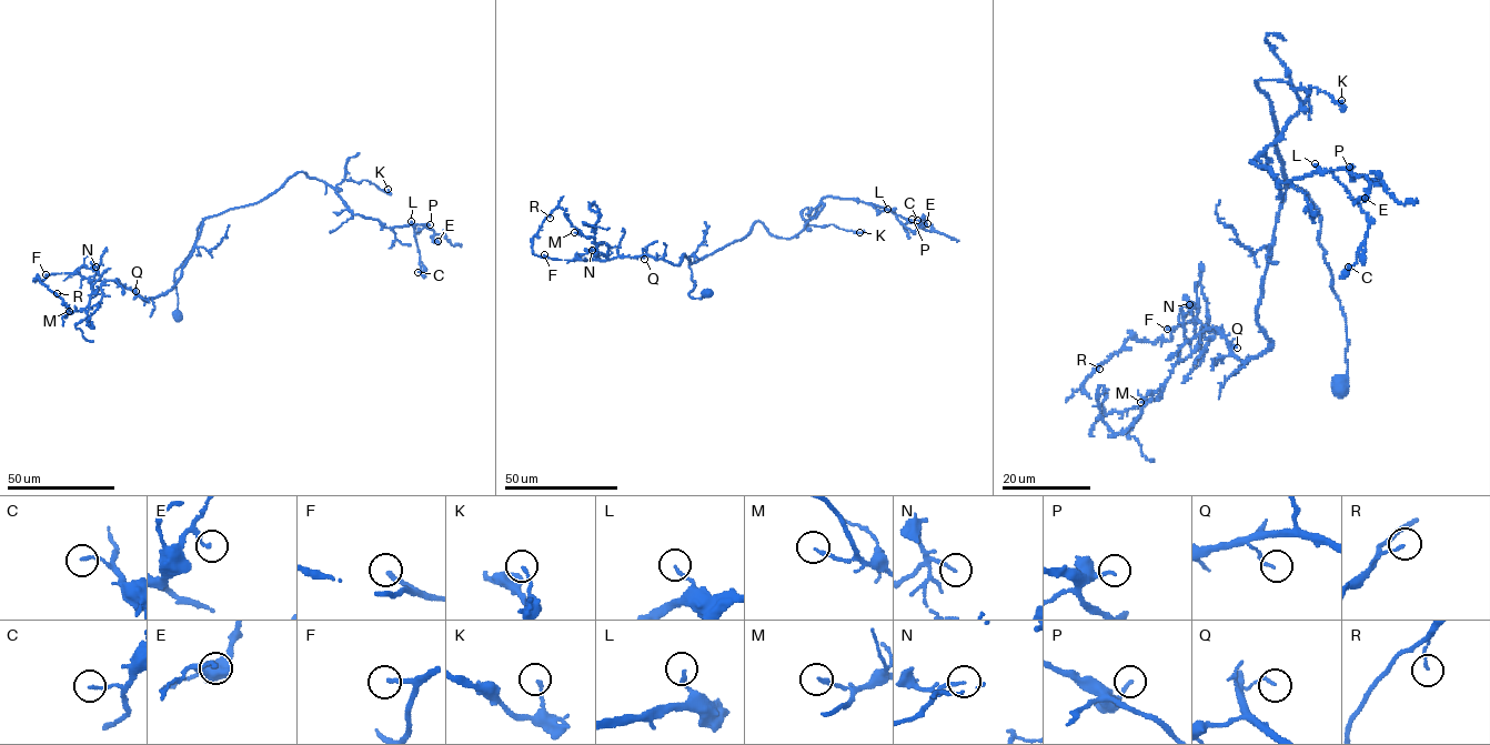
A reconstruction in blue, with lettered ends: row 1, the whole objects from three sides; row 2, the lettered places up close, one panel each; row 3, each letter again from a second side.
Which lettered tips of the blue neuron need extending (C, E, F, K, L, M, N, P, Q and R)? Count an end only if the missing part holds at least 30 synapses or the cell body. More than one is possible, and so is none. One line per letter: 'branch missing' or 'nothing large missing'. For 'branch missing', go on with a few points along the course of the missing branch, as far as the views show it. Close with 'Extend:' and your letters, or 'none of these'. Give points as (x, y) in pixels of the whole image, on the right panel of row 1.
C: nothing large missing
E: nothing large missing
F: branch missing; missing branch runs (1167, 329), (1127, 322), (1117, 331), (1134, 382)
K: nothing large missing
L: nothing large missing
M: nothing large missing
N: nothing large missing
P: nothing large missing
Q: nothing large missing
R: nothing large missing
Extend: F

